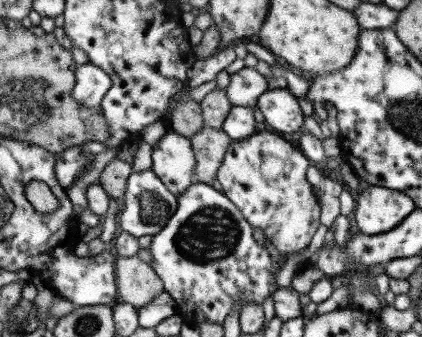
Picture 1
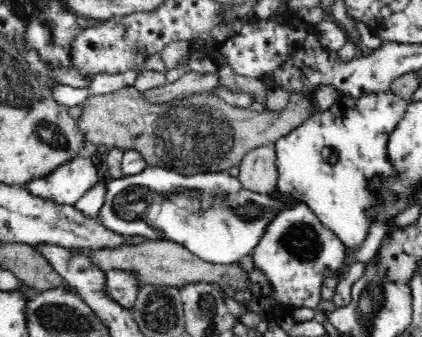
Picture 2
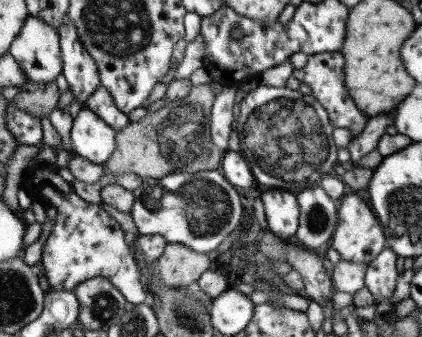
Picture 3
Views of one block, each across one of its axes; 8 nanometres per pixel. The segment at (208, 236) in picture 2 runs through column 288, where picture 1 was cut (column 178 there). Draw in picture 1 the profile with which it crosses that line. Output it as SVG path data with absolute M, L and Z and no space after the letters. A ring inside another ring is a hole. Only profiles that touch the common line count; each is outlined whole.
M145 170L145 172L135 172L129 178L129 188L127 188L127 196L125 200L125 210L119 218L119 224L123 228L123 232L129 232L133 236L157 236L161 234L171 218L175 216L175 212L179 210L179 196L173 194L169 190L169 186L163 182L163 178L157 176L157 172L153 170Z

